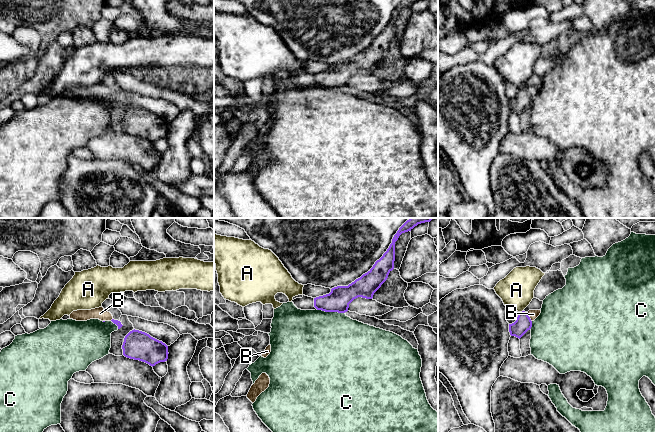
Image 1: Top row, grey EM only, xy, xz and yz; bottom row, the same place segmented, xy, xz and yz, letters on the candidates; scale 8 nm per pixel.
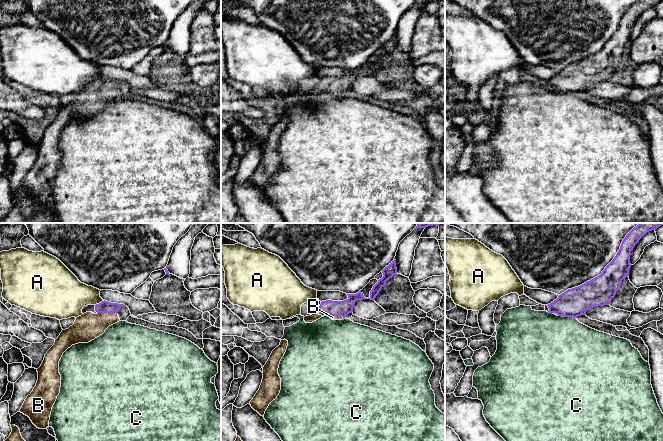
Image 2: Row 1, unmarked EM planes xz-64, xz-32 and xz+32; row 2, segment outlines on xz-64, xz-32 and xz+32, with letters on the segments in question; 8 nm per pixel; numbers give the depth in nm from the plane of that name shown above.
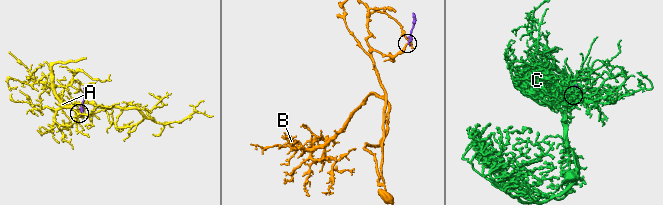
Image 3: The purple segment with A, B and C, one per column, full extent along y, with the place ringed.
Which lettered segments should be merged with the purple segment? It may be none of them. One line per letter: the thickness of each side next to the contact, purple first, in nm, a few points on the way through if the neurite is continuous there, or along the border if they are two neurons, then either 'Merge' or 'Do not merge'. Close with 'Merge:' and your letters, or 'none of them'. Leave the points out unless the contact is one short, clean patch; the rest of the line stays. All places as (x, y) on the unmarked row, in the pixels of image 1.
A: Thickness 140 nm (purple) against 280 nm. Boundary: yz (522, 86), (519, 88). Do not merge
B: Thickness 140 nm (purple) against 80 nm. Path across: yz (523, 99), (529, 93), (533, 90). Merge
C: Thickness 190 nm (purple) against 500 nm. Boundary: xz (316, 84), (322, 87), (344, 89). Do not merge
Merge: B

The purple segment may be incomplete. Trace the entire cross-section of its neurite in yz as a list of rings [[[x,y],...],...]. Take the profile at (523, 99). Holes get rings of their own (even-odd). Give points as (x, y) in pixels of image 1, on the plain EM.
[[[529,86],[528,88],[519,88],[516,97],[509,100],[511,112],[521,114],[532,103],[532,98],[540,91],[541,86]]]

